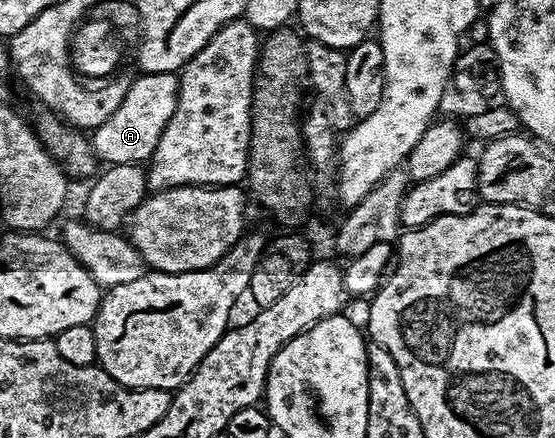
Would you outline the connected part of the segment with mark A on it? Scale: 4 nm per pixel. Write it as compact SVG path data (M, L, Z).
M155 70L150 73L138 75L132 81L131 88L118 110L100 127L94 129L91 145L98 159L108 165L136 164L148 161L152 153L156 150L161 134L164 133L165 126L169 124L173 114L176 112L176 104L179 102L180 85L180 77L174 72Z

